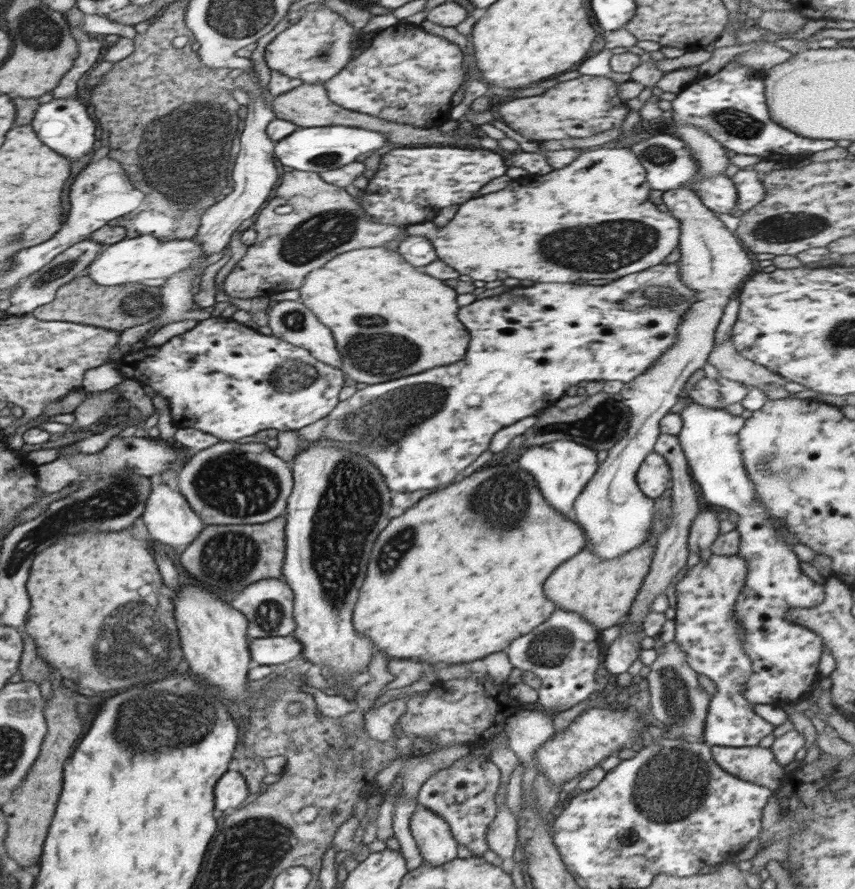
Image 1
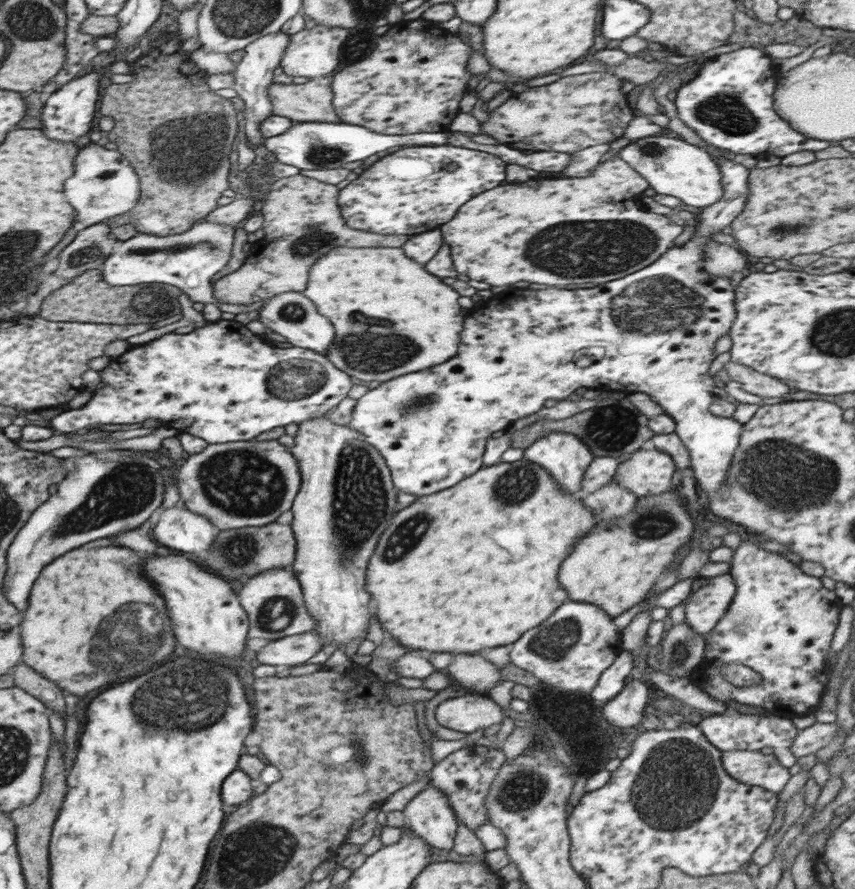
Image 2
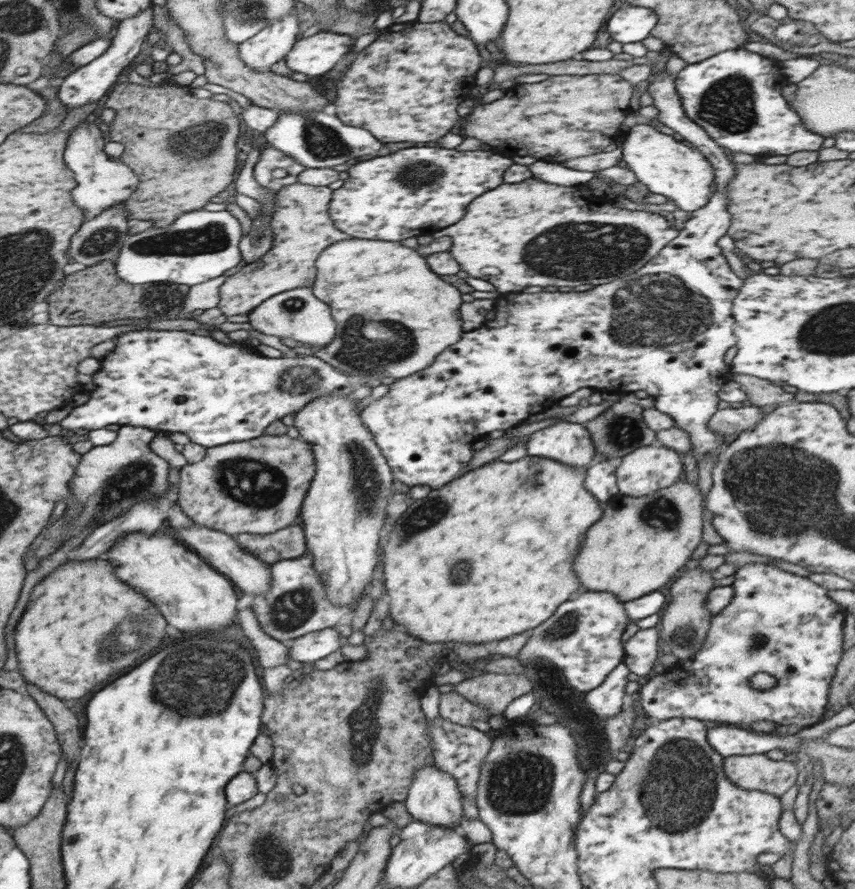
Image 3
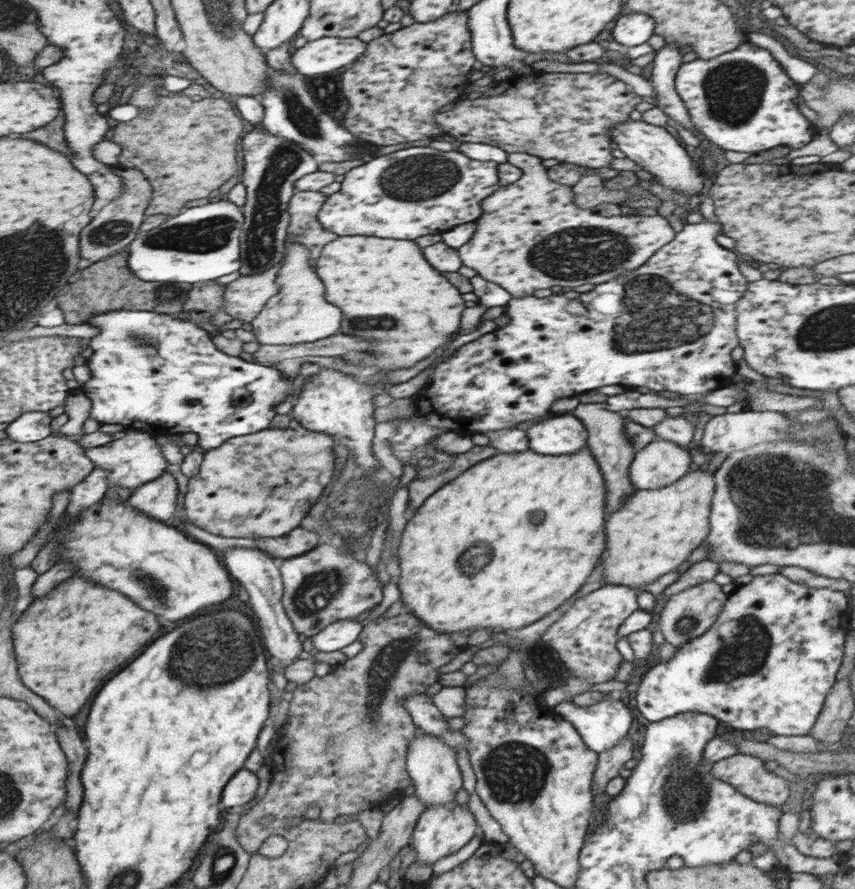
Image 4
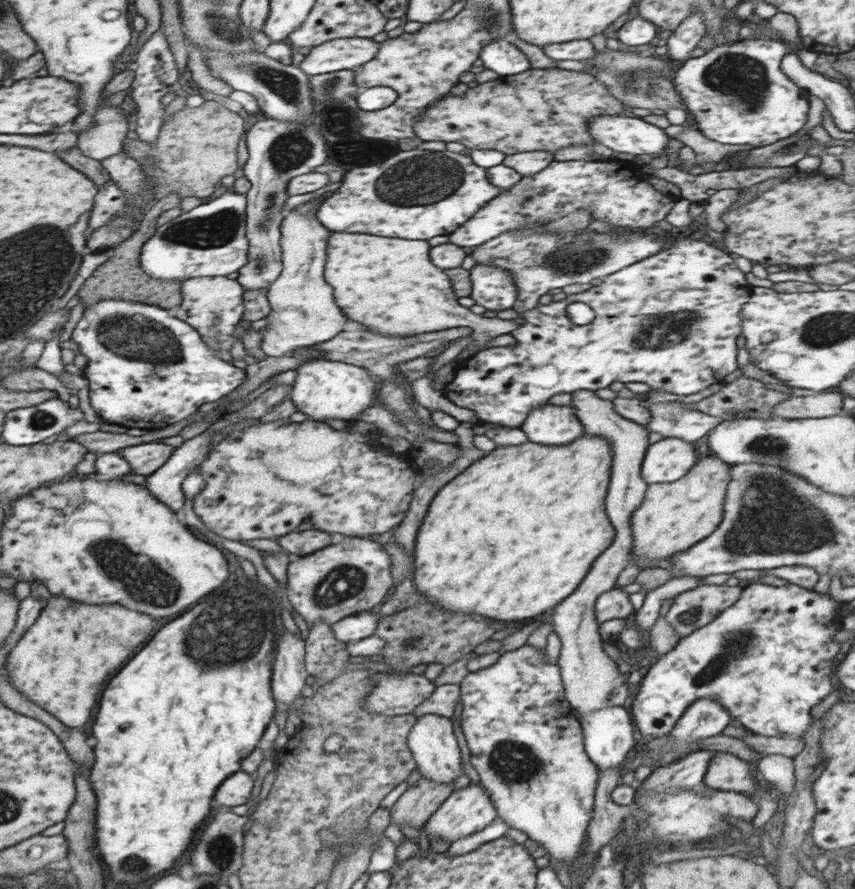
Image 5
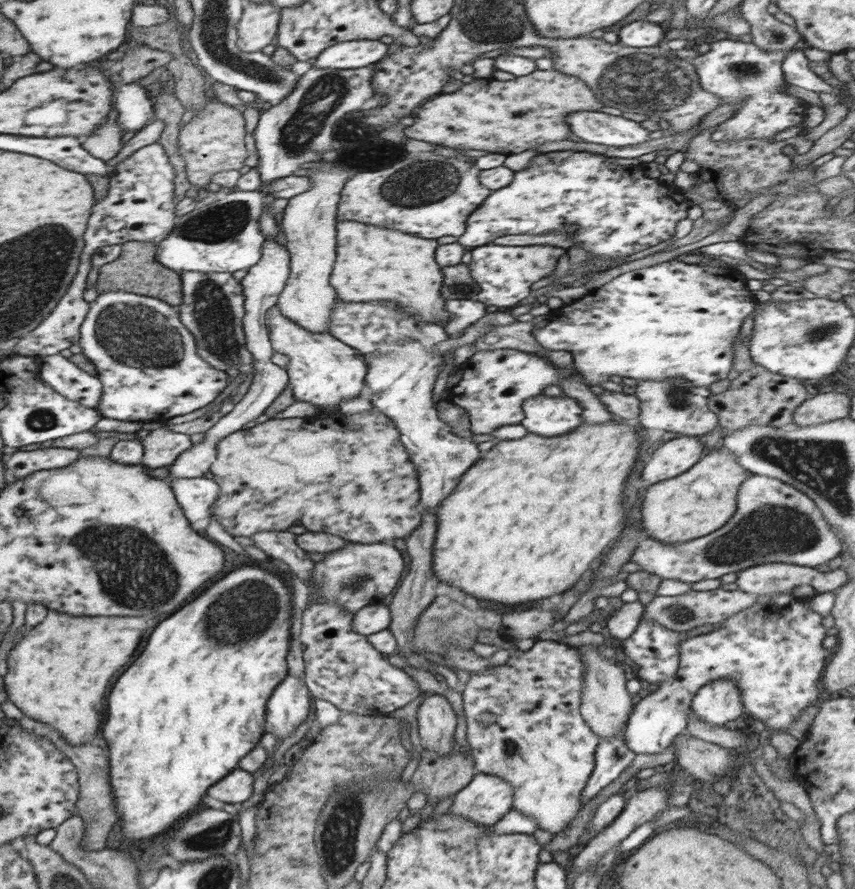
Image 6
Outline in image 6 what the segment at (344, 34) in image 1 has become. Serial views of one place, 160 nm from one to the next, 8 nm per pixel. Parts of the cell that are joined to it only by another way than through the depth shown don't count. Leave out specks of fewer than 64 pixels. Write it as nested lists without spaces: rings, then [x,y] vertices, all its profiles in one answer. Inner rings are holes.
[[[379,39],[339,42],[323,50],[312,66],[323,69],[361,69],[379,62],[387,53],[390,53],[388,45]]]

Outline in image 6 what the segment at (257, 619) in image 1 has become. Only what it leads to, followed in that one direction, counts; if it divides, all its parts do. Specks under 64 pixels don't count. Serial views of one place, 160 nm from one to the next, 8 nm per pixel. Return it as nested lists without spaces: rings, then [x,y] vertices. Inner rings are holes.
[[[352,542],[352,544],[347,544],[340,550],[326,553],[325,559],[314,563],[310,578],[308,579],[313,582],[313,586],[310,586],[309,589],[309,602],[327,603],[336,601],[348,612],[355,614],[355,612],[358,612],[358,610],[365,606],[380,605],[382,600],[388,594],[392,594],[392,590],[398,586],[398,582],[402,578],[402,572],[404,572],[404,558],[402,558],[402,554],[394,547],[392,542]]]

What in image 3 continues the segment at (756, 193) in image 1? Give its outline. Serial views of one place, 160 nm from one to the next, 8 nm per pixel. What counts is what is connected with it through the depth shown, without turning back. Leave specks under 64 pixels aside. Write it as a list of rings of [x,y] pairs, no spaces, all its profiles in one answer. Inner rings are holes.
[[[667,71],[655,74],[647,92],[659,110],[656,120],[691,142],[713,166],[716,192],[704,207],[690,213],[690,219],[679,227],[679,234],[671,243],[644,268],[622,278],[622,284],[614,280],[601,285],[602,288],[596,286],[594,290],[584,293],[586,300],[582,292],[573,290],[546,289],[536,294],[526,294],[525,291],[501,293],[496,299],[498,302],[495,302],[494,320],[486,322],[482,328],[464,332],[460,342],[437,356],[428,368],[398,379],[390,384],[390,391],[384,397],[364,407],[361,411],[362,422],[381,448],[393,477],[406,486],[430,486],[432,489],[443,487],[465,473],[463,470],[471,462],[477,444],[490,432],[507,431],[519,426],[532,414],[546,411],[582,388],[627,398],[636,390],[646,390],[653,397],[655,407],[671,416],[675,426],[690,435],[696,458],[706,454],[718,458],[718,452],[728,446],[728,443],[724,444],[726,436],[714,434],[708,424],[718,410],[720,399],[717,392],[730,374],[730,366],[724,362],[724,354],[735,345],[735,321],[731,307],[743,283],[743,279],[732,271],[716,243],[727,235],[732,222],[732,215],[728,212],[728,184],[732,182],[735,163],[726,155],[725,149],[718,146],[701,126],[685,114],[672,75]],[[590,294],[596,294],[594,302],[590,302]],[[608,310],[612,312],[610,320],[598,320],[600,316],[606,316]],[[614,318],[622,322],[620,327],[612,328]]]

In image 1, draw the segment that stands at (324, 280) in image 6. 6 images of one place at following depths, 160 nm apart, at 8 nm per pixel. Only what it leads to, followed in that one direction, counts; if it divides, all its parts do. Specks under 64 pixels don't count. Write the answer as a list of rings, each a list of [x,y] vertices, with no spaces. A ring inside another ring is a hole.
[[[301,300],[278,301],[267,314],[268,327],[272,329],[274,336],[280,337],[283,341],[289,342],[291,345],[309,350],[314,358],[317,358],[327,365],[341,368],[340,351],[335,345],[335,338],[332,338],[330,328],[324,326],[322,322],[318,322],[318,318],[314,318],[312,311],[306,308]]]

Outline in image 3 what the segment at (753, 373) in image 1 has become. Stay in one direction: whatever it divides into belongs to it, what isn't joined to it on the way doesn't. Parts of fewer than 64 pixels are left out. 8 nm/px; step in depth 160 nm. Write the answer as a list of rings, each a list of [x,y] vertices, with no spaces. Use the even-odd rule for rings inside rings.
[[[734,373],[731,380],[741,384],[741,389],[747,393],[749,401],[757,407],[768,406],[768,404],[782,405],[797,401],[794,394],[784,391],[782,384],[738,373]]]

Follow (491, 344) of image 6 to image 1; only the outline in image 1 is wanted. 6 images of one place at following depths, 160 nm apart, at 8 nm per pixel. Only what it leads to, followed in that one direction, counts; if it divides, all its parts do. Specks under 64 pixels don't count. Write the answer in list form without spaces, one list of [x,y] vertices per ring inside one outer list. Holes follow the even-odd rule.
[[[368,248],[350,250],[346,254],[334,256],[326,266],[312,270],[299,288],[300,300],[306,304],[322,324],[326,324],[334,334],[335,345],[340,351],[341,370],[356,382],[388,382],[402,376],[420,374],[424,370],[446,366],[462,360],[470,342],[468,330],[456,318],[458,304],[456,292],[444,282],[428,276],[422,268],[410,266],[398,252],[388,248]]]

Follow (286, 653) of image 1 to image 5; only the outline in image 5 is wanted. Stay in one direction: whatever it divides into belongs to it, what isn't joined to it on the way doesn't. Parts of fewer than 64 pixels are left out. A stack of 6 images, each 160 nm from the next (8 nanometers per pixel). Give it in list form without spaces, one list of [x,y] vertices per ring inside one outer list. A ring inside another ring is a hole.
[[[362,611],[354,613],[333,624],[333,631],[339,641],[346,644],[368,638],[375,634],[381,615]]]

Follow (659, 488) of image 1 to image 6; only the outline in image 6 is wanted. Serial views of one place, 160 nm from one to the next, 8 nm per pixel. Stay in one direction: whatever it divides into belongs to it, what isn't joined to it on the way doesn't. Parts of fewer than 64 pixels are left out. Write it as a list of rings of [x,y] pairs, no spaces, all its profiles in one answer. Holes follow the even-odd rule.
[[[672,435],[654,451],[648,463],[645,464],[644,470],[642,470],[641,478],[648,485],[652,485],[669,478],[678,477],[680,474],[686,473],[692,466],[695,466],[703,457],[703,452],[704,445],[700,443],[698,437]]]

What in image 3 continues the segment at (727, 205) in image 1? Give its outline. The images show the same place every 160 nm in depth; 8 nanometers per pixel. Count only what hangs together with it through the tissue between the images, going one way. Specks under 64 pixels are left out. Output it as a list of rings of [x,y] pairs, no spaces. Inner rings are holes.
[[[636,124],[623,135],[623,160],[637,176],[638,182],[646,185],[650,193],[665,196],[679,209],[690,213],[709,202],[715,172],[702,152],[648,124]]]

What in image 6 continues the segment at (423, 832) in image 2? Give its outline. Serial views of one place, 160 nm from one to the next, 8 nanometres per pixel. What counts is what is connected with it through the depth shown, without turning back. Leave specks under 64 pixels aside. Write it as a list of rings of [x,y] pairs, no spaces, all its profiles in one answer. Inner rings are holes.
[[[438,694],[426,696],[418,708],[418,733],[424,750],[446,756],[455,746],[457,714],[450,702]]]

